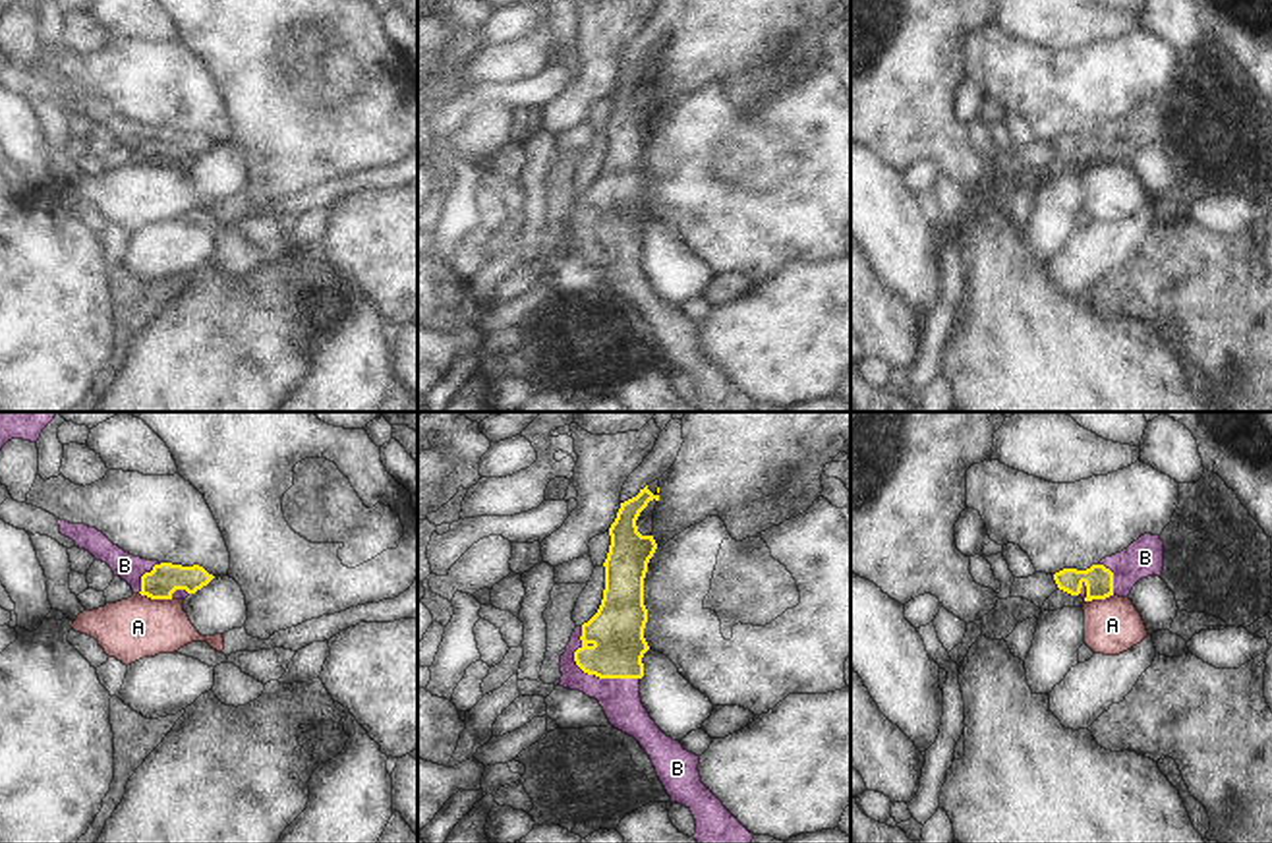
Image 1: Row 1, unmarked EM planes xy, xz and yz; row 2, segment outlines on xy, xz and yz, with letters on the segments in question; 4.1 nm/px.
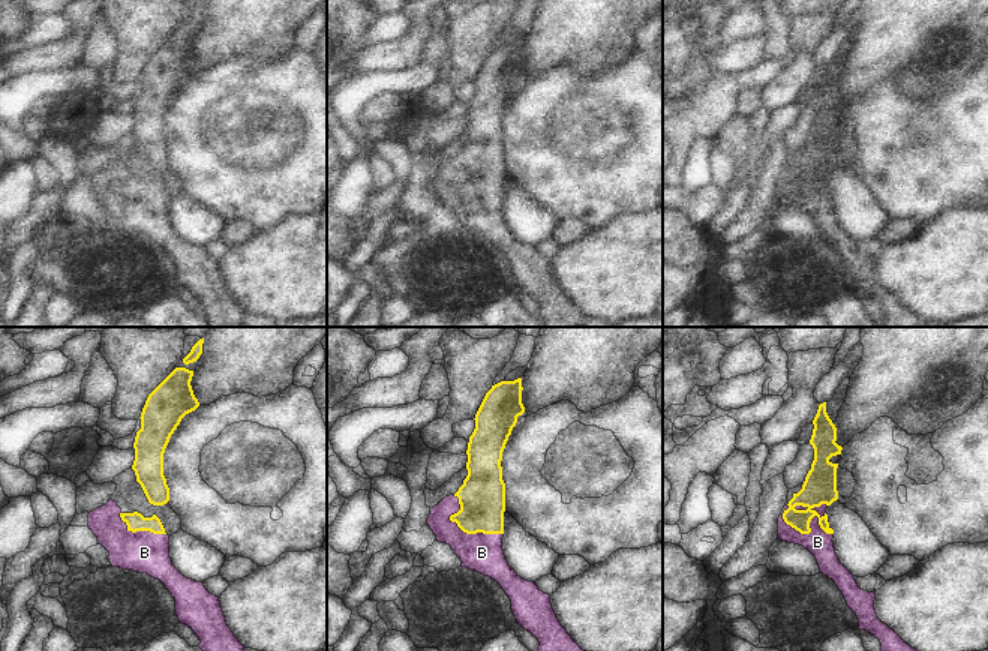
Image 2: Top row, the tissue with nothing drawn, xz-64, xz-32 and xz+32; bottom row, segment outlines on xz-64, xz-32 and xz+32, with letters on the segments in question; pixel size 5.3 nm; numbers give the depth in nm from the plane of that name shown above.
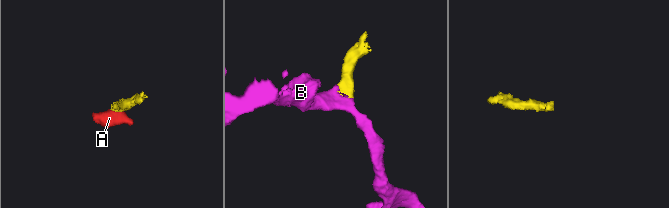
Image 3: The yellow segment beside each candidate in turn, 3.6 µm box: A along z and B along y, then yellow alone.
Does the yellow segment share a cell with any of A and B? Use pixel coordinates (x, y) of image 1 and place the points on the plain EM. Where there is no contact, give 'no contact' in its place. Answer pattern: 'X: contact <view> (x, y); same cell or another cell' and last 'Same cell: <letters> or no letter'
A: contact xy (155, 165); another cell
B: contact xz (590, 240); same cell
Same cell: B

